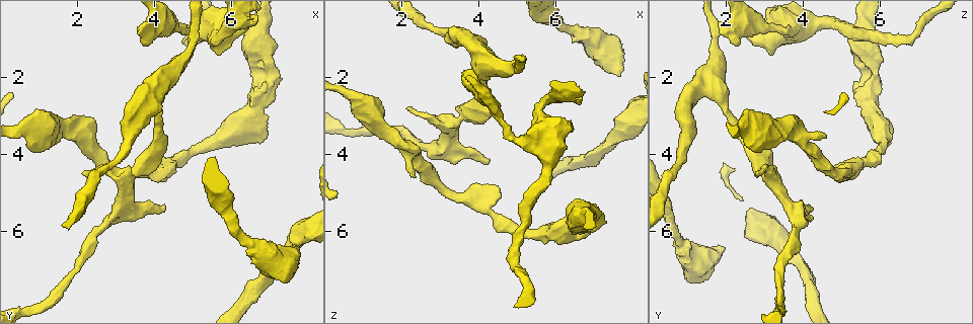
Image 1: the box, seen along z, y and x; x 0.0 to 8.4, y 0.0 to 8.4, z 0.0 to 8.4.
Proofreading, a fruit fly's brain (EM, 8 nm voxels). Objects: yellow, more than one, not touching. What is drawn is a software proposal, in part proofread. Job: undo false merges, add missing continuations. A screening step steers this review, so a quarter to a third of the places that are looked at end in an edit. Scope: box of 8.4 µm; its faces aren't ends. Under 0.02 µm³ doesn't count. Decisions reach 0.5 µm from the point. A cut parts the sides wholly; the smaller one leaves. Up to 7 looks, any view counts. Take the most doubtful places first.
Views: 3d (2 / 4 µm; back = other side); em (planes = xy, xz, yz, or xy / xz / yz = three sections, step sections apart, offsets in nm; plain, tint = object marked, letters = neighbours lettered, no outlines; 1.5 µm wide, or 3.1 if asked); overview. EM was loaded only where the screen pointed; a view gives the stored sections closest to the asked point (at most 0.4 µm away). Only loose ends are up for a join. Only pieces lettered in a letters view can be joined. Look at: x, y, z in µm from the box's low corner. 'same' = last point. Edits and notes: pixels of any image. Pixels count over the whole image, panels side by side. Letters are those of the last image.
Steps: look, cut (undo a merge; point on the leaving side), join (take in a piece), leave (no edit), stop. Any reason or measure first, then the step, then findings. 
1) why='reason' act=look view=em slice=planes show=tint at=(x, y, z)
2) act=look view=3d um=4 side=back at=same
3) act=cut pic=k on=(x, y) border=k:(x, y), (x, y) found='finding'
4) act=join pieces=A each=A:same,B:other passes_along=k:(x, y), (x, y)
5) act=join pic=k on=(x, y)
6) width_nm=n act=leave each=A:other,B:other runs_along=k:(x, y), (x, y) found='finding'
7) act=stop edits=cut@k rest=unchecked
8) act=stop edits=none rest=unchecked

why='free end' act=look view=em slice=yz step=8 show=letters at=(7.65, 6.50, 2.00)

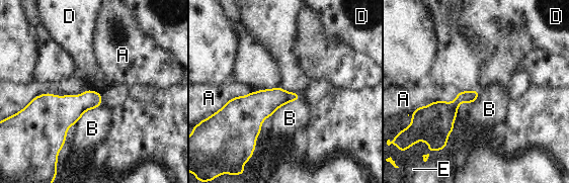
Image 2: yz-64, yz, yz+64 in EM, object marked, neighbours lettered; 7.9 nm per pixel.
act=look view=em slice=planes show=letters at=same

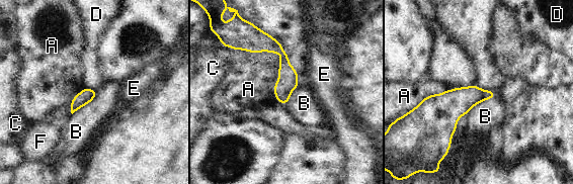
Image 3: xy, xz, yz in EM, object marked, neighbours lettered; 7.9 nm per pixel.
act=leave each=A:other,B:other,C:other,D:other,E:other,F:other runs_along=3:(278, 48), (283, 55), (284, 100) found='no lettered piece goes on from it'

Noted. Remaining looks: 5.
why='branch stops here' act=look view=3d um=4 at=(5.70, 1.45, 3.15)

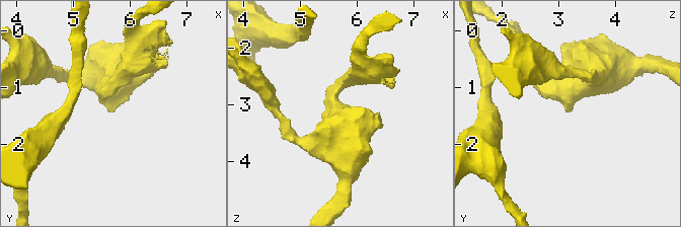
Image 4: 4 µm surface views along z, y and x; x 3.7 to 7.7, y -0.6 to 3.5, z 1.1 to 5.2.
why='need the tissue' act=look view=em slice=yz step=8 show=letters at=(5.65, 1.40, 3.20)

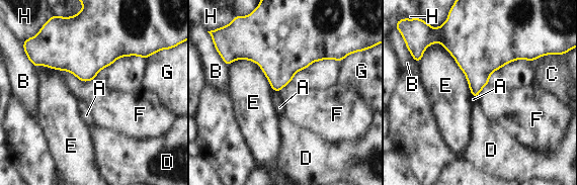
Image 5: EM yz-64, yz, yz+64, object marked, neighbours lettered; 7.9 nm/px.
longest_contact=E:550nm act=leave each=A:other,B:other,C:other,D:other,E:other,F:other,G:other,H:other border=5:(55, 69), (94, 80) found='none of them fits'

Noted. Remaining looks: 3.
act=look view=3d um=2 at=(3.45, 4.40, 3.20)

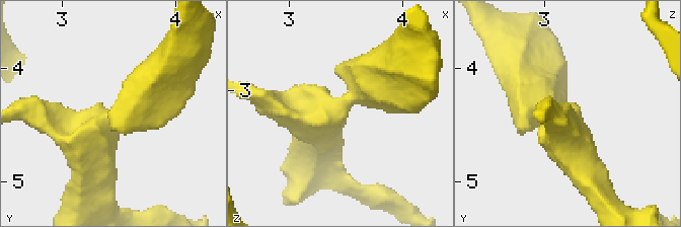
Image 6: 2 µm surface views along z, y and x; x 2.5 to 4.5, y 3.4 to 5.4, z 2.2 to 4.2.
act=look view=em slice=planes show=letters at=same

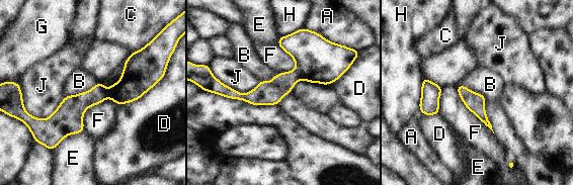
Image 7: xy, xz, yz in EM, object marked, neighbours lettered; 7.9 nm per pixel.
act=cut pic=7 on=(281, 84) each=A:other,B:other,C:other,D:other,E:other,F:other,G:other,H:other,J:other found='two cells meet here'

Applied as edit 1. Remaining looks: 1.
act=stop edits=cut@7 rest=unchecked

